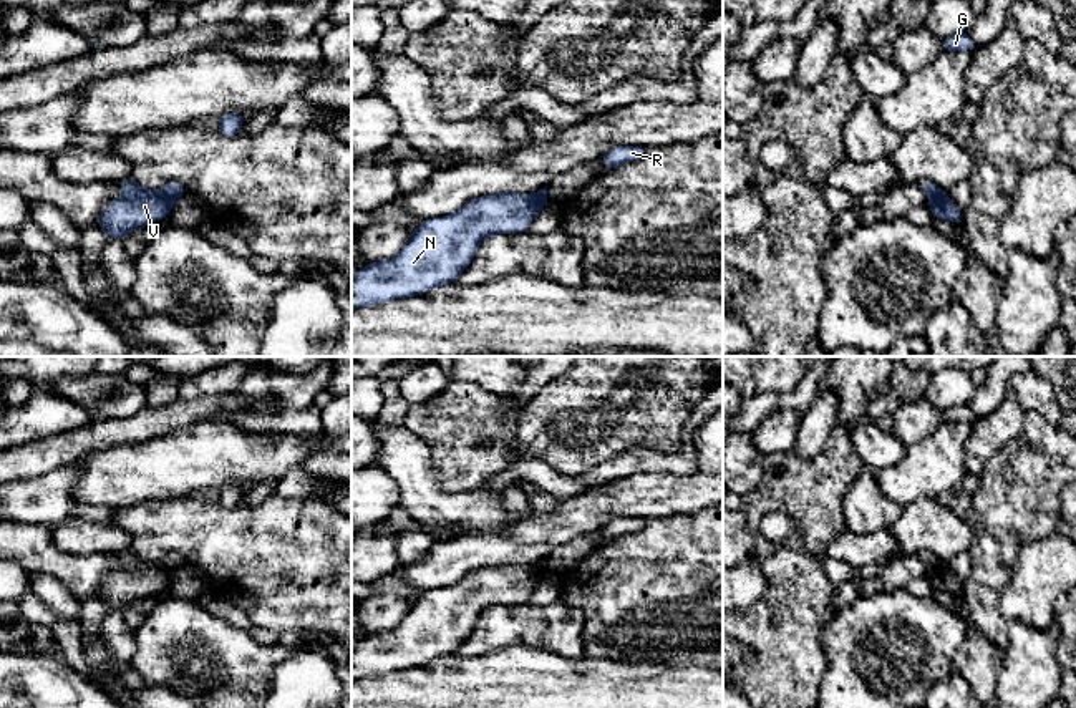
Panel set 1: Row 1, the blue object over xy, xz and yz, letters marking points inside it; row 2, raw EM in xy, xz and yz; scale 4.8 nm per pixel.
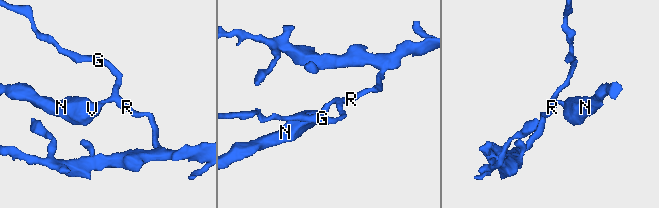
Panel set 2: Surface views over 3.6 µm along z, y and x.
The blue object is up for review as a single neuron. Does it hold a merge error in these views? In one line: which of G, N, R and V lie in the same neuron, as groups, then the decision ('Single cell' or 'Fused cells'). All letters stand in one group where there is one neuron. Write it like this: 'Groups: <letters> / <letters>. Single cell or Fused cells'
Groups: G R / N V. Fused cells

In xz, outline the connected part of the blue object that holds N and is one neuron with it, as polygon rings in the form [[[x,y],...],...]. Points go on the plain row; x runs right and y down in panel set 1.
[[[501,564],[473,570],[448,589],[423,592],[393,630],[363,637],[351,648],[351,681],[456,653],[487,607],[527,602],[544,577],[539,564]]]

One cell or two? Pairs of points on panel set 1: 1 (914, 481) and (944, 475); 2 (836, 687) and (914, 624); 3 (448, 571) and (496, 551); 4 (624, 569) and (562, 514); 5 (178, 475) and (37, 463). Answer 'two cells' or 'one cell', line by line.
1: one cell
2: one cell
3: one cell
4: two cells
5: two cells

